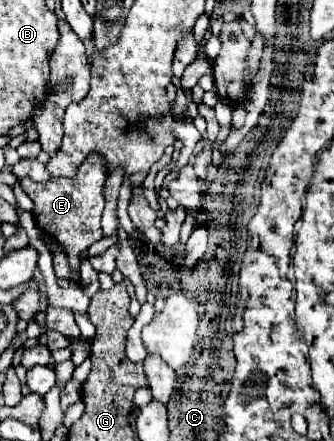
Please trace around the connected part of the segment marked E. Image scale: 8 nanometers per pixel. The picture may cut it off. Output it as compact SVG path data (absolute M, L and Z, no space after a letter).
M90 155L78 169L74 179L52 177L46 185L32 183L30 179L22 179L22 189L34 201L34 219L36 225L58 241L68 255L68 263L72 271L80 271L80 253L86 251L94 241L104 237L102 233L102 211L104 211L104 181L106 181L106 165L100 155Z

